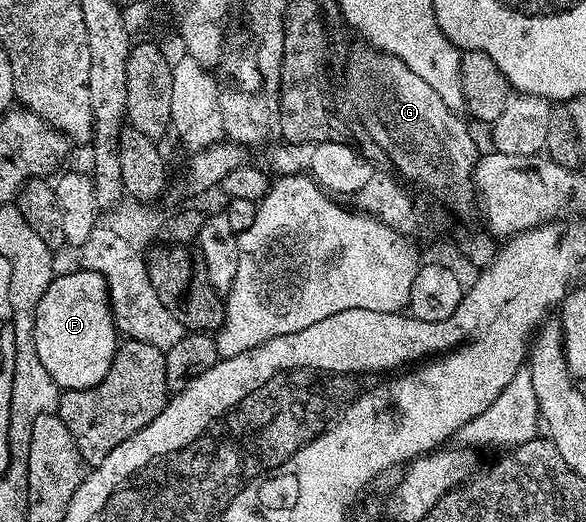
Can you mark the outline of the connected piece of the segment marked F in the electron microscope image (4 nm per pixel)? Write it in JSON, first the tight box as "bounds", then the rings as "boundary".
{"bounds":[31,270,121,391],"boundary":[[[76,270],[68,275],[56,274],[52,278],[35,305],[35,328],[31,330],[35,352],[41,365],[45,365],[45,373],[49,373],[51,380],[63,391],[89,389],[100,383],[105,373],[109,373],[115,350],[121,342],[121,335],[115,328],[114,313],[111,312],[110,293],[105,277],[95,271]]]}

